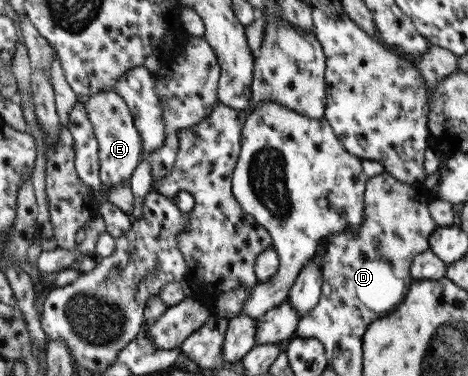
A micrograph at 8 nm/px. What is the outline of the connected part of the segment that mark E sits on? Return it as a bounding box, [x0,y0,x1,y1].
[79,91,141,188]

